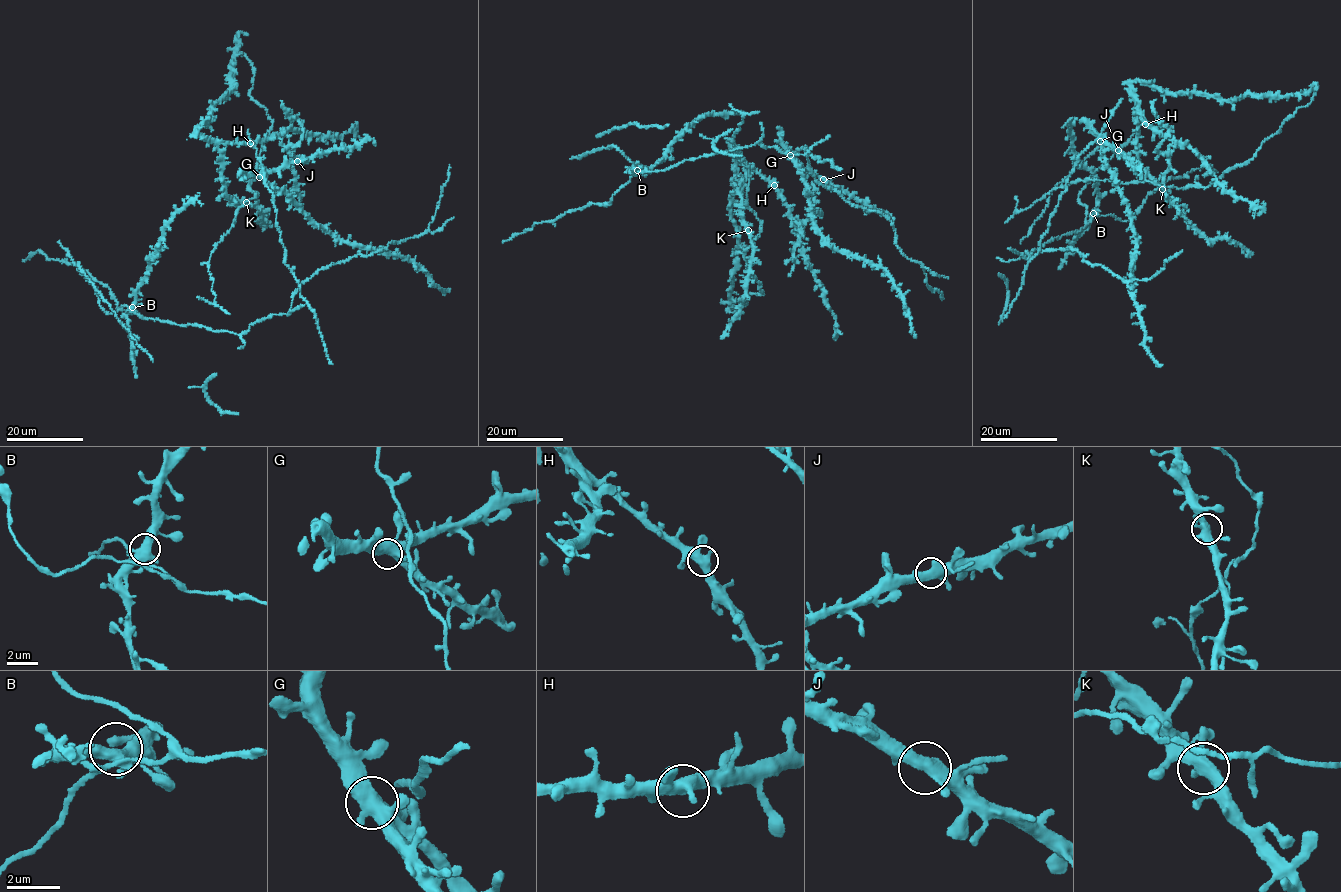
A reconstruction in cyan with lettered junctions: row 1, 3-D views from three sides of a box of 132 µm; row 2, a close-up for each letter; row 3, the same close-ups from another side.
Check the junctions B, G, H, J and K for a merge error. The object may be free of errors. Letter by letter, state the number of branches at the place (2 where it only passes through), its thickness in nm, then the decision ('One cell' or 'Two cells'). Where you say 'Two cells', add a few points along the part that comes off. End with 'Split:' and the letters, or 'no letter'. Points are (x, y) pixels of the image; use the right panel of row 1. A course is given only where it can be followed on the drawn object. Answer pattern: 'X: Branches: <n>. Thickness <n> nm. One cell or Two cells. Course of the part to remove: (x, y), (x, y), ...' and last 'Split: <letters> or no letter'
B: Branches: 3. Thickness 440 nm. One cell
G: Branches: 3. Thickness 480 nm. One cell
H: Branches: 3. Thickness 440 nm. One cell
J: Branches: 3. Thickness 440 nm. One cell
K: Branches: 3. Thickness 440 nm. One cell
Split: no letter

